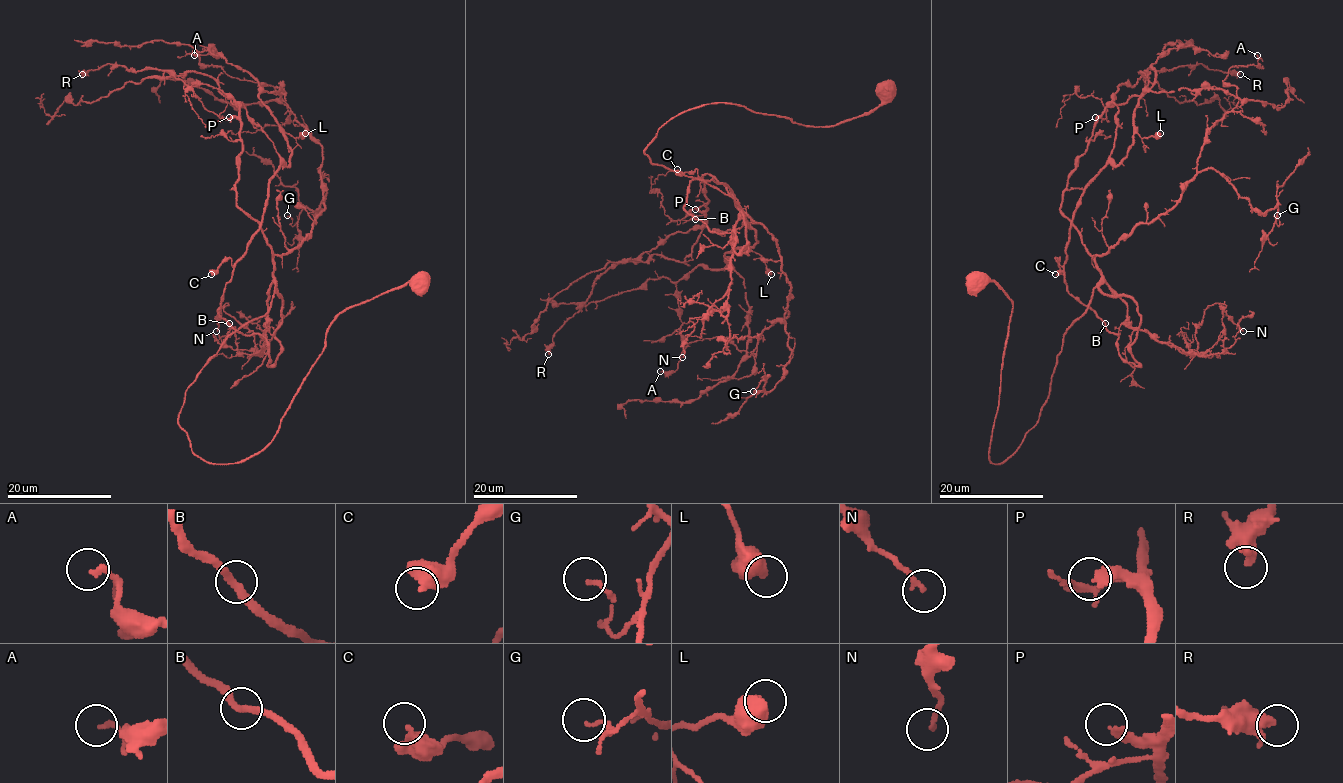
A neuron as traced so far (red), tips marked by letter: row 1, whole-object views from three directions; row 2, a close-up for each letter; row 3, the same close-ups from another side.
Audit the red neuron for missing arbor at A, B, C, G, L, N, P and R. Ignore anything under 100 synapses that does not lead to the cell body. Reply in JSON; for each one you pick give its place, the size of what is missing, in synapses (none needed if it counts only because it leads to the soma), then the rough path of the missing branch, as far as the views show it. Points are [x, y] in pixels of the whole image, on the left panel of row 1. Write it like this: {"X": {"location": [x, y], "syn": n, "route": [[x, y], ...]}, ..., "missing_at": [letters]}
{"missing_at": []}

